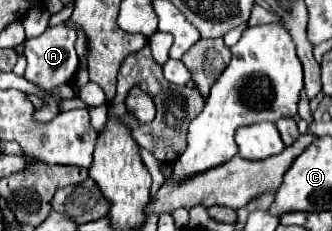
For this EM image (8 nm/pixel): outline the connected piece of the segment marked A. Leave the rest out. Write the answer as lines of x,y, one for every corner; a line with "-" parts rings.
60,23
60,25
48,27
40,37
26,39
24,41
24,55
28,59
28,67
26,67
24,77
28,81
34,81
36,85
40,85
44,89
52,89
56,85
70,83
74,79
76,69
78,69
78,55
76,55
76,49
74,49
76,37
78,35
76,35
74,27

